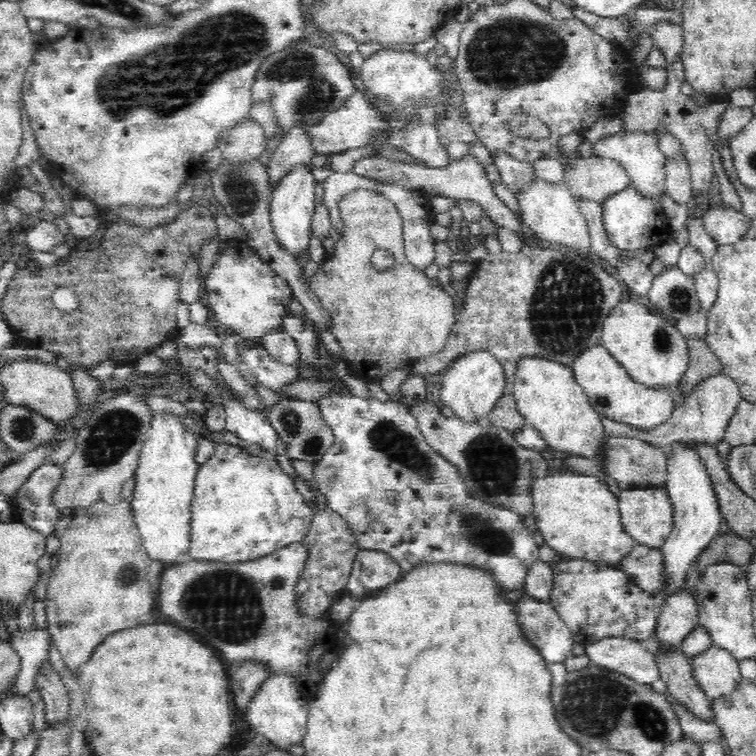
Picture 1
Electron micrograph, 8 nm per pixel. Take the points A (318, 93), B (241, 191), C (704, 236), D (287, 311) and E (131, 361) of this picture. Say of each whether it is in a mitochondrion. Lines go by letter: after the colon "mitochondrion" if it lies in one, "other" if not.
A: mitochondrion
B: mitochondrion
C: other
D: other
E: other

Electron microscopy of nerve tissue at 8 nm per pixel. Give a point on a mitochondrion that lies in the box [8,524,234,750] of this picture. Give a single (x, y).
(121, 575)

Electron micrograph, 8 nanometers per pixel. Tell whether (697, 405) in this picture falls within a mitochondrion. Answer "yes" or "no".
no

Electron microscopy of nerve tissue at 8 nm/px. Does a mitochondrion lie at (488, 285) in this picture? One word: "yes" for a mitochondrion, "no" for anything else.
no

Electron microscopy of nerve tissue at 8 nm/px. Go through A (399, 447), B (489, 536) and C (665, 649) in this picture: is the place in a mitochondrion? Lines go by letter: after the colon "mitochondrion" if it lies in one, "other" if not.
A: mitochondrion
B: mitochondrion
C: other

